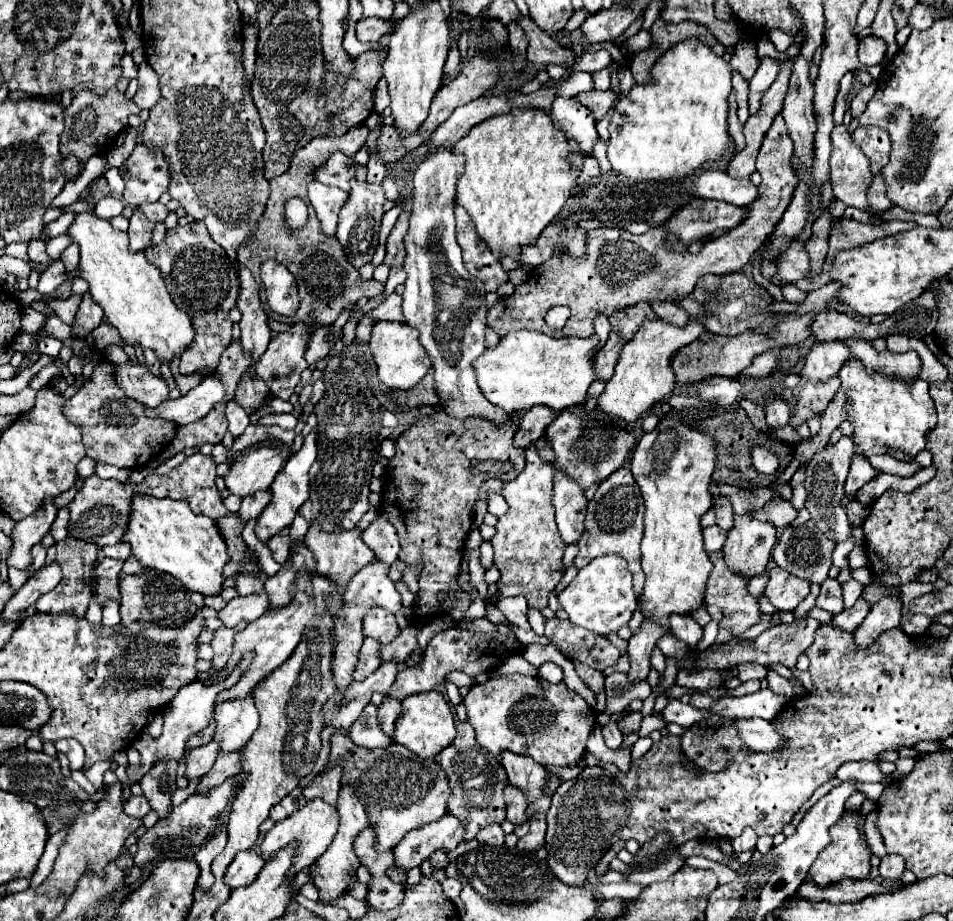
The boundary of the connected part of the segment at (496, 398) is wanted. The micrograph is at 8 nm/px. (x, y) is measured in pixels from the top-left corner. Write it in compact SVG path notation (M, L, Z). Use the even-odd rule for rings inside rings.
M518 330L508 332L496 348L486 348L472 366L476 370L480 390L494 406L504 408L506 412L520 412L536 404L544 404L560 412L586 398L588 388L596 378L596 344L596 334L588 338L552 338L536 330Z

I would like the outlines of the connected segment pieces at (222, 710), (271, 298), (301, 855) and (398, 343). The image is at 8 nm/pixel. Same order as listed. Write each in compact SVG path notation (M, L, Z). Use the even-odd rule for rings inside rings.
M252 696L226 700L214 708L216 729L214 740L222 744L224 752L234 752L242 748L258 728L258 712Z
M266 260L262 264L262 278L268 306L282 316L294 316L300 304L294 276L278 262Z
M312 798L312 800L306 802L304 808L296 810L286 820L276 822L274 828L264 834L264 840L262 840L262 846L260 846L262 848L262 856L270 858L272 852L278 852L282 846L286 846L286 844L290 844L290 842L296 840L298 842L298 850L296 850L296 858L294 858L294 866L292 866L292 874L296 874L302 868L314 864L326 852L326 848L334 840L336 828L338 828L338 812L336 812L336 806L330 806L328 802L324 802L320 798Z
M376 322L370 338L370 348L372 348L374 362L378 366L378 378L388 388L394 388L394 390L414 388L432 366L424 346L418 342L416 328L404 322Z

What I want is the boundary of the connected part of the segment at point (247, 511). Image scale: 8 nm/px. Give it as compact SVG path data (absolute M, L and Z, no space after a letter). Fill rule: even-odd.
M262 490L262 492L254 492L252 496L242 498L242 506L238 510L238 514L242 516L242 520L250 520L250 518L258 518L260 512L266 508L266 504L270 502L272 492L270 490Z

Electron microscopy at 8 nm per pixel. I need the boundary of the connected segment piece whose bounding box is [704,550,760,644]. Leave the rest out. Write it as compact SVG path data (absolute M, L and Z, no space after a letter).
M718 550L718 552L712 552L712 564L714 564L714 570L708 578L708 584L706 584L706 592L704 592L704 604L716 604L720 610L722 610L722 620L720 620L720 632L718 632L718 638L716 638L716 644L726 644L734 638L738 638L744 630L748 630L752 624L758 624L760 622L760 608L758 608L758 602L752 594L748 594L748 578L746 576L740 576L740 574L734 574L728 570L726 562L724 562L724 552Z

